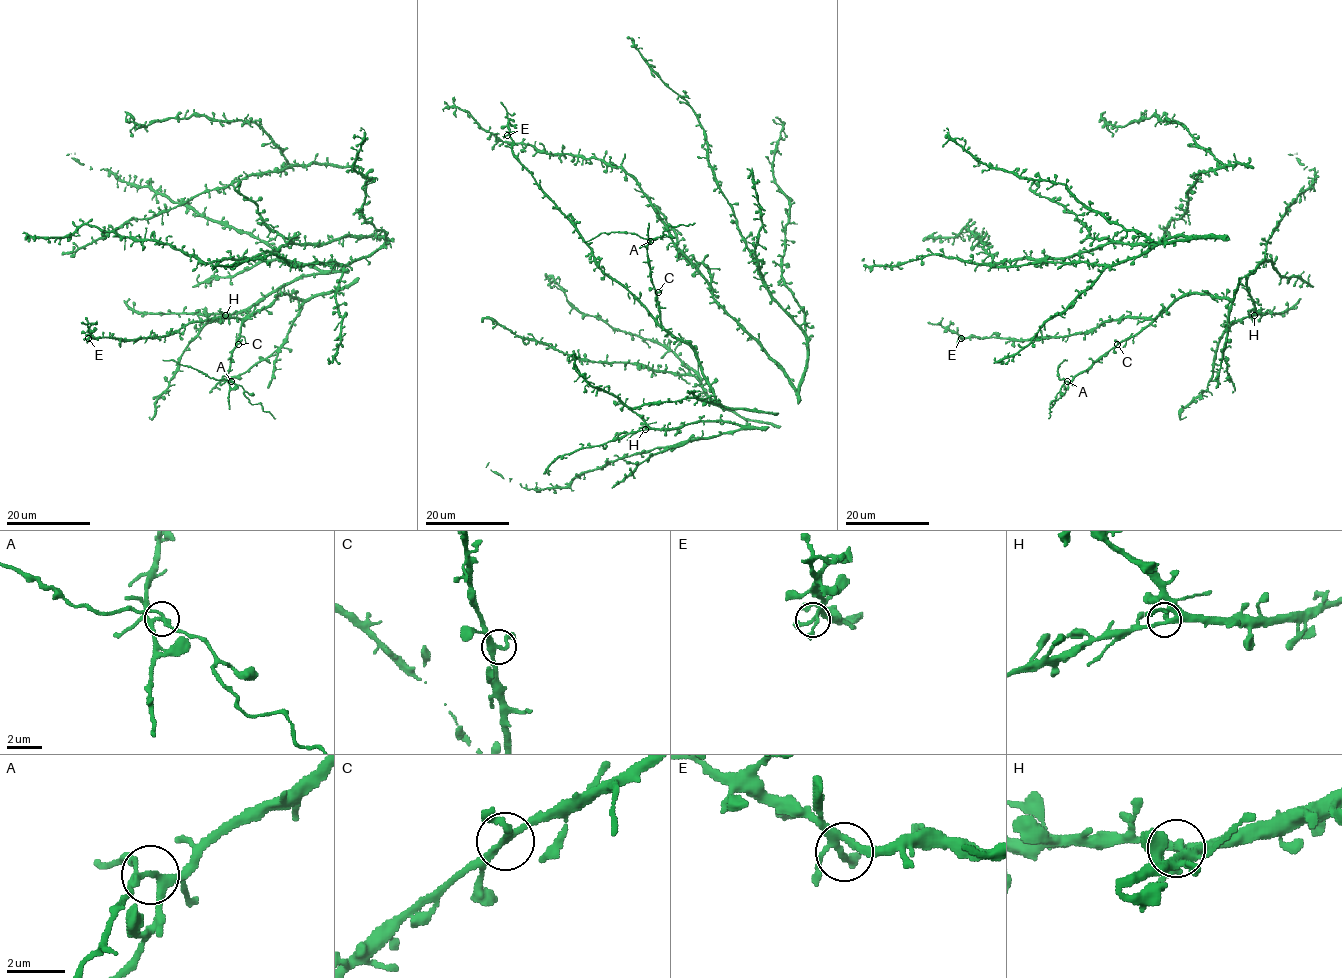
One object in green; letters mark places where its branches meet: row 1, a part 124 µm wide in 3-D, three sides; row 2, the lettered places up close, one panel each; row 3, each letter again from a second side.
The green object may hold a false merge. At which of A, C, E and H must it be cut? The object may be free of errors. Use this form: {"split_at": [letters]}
{"split_at": ["A"]}

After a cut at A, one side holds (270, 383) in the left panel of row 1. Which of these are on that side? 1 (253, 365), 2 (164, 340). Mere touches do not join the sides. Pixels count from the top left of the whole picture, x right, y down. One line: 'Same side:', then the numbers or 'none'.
Same side: 1, 2

